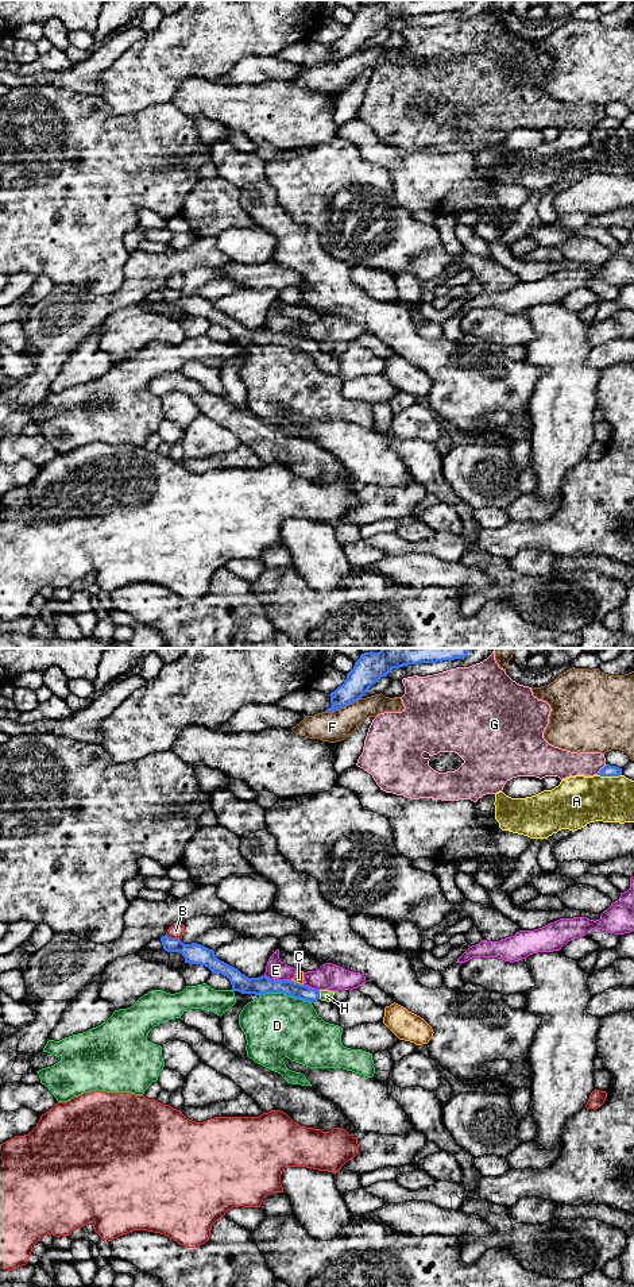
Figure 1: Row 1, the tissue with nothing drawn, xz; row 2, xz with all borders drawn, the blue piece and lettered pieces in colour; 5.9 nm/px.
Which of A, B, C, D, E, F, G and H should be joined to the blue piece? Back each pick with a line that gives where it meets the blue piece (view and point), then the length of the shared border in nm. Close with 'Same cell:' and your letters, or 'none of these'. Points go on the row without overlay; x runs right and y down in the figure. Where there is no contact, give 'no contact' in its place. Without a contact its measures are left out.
Same cell: none of these

